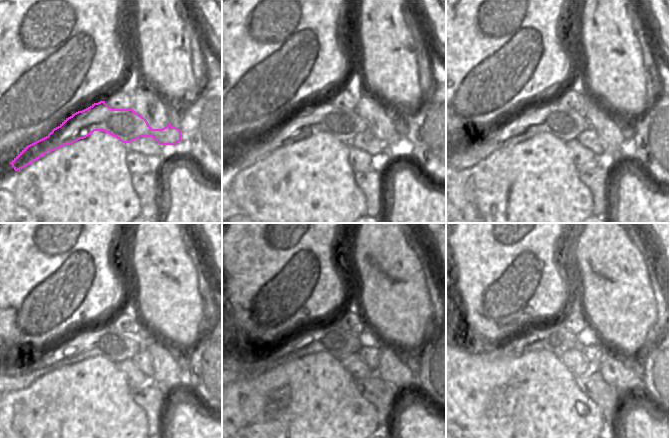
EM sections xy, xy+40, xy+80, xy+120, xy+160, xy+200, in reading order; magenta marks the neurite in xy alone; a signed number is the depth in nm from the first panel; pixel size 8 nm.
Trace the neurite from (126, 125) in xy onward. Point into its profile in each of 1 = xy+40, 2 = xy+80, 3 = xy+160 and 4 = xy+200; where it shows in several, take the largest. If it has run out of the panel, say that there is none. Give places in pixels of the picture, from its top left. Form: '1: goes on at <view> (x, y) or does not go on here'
1: goes on at xy+40 (324, 117)
2: goes on at xy+80 (564, 124)
3: goes on at xy+160 (330, 338)
4: goes on at xy+200 (555, 338)

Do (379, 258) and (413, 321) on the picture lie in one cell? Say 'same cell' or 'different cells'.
same cell

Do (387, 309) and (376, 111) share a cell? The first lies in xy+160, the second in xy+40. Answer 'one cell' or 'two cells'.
two cells

